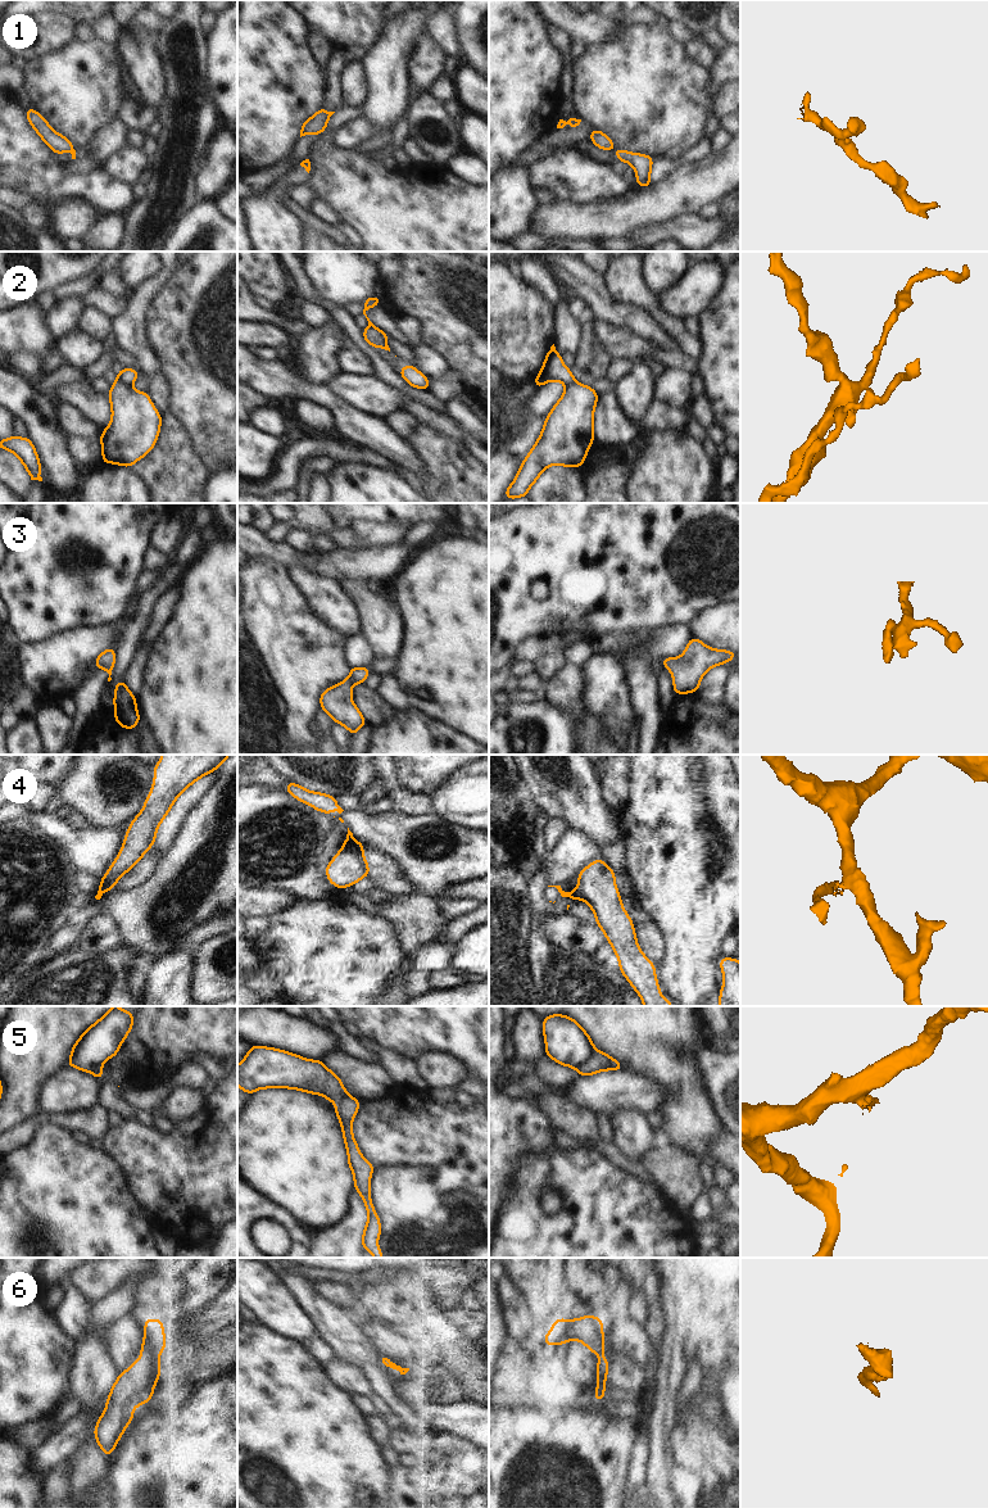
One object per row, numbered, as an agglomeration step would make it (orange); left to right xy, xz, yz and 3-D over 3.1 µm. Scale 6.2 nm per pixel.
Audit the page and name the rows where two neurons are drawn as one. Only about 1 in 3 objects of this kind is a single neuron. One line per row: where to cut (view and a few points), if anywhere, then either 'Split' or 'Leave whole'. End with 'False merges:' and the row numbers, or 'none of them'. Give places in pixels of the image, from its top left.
1: Split along xy (73, 148), (71, 152). Split
2: Split along xy (117, 379), (128, 385). Split
3: No split. Leave whole
4: Split along yz (572, 895), (574, 897). Split
5: Split along yz (594, 1050), (576, 1069). Split
6: No split. Leave whole
False merges: 1, 2, 4, 5

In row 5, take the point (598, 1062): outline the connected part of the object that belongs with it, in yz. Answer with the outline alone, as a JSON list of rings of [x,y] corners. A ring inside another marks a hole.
[[[594,1050],[590,1059],[585,1064],[579,1067],[577,1073],[579,1075],[586,1077],[603,1070],[624,1070],[624,1067],[612,1056],[599,1050]]]

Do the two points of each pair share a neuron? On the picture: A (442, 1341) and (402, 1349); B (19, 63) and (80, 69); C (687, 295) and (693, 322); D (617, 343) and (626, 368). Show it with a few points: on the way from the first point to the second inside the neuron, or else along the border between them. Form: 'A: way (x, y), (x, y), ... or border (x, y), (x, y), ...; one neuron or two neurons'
A: way (431, 1346), (412, 1346); one neuron
B: border (27, 62), (22, 71); two neurons
C: border (698, 317), (690, 317), (687, 321); two neurons
D: border (613, 357), (625, 357), (634, 363); two neurons

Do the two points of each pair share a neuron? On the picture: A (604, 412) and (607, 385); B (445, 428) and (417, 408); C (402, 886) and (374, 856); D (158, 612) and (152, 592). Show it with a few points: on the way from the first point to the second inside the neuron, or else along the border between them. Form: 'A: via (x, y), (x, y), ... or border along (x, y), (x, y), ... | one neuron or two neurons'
A: border along (613, 392), (599, 394) | two neurons
B: via (439, 422), (424, 415) | one neuron
C: via (394, 878), (381, 864) | one neuron
D: border along (176, 583), (155, 601), (145, 629) | two neurons

